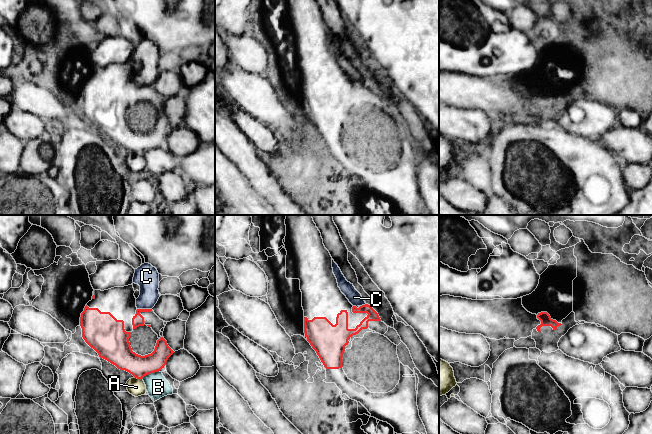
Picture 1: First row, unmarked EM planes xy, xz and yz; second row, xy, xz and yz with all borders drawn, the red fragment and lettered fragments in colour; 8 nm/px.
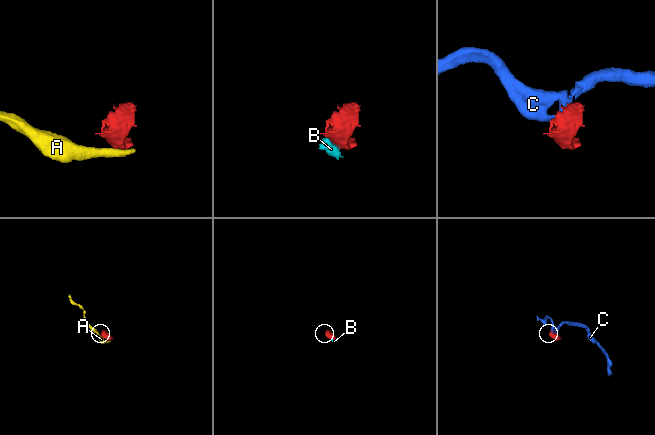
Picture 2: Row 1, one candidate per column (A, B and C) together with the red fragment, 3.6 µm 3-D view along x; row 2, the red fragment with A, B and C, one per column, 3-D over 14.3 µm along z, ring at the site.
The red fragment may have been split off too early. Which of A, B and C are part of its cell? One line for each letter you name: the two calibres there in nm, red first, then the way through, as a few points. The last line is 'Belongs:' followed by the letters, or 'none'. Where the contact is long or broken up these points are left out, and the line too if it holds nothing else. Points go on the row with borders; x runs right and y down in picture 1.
Belongs: none

